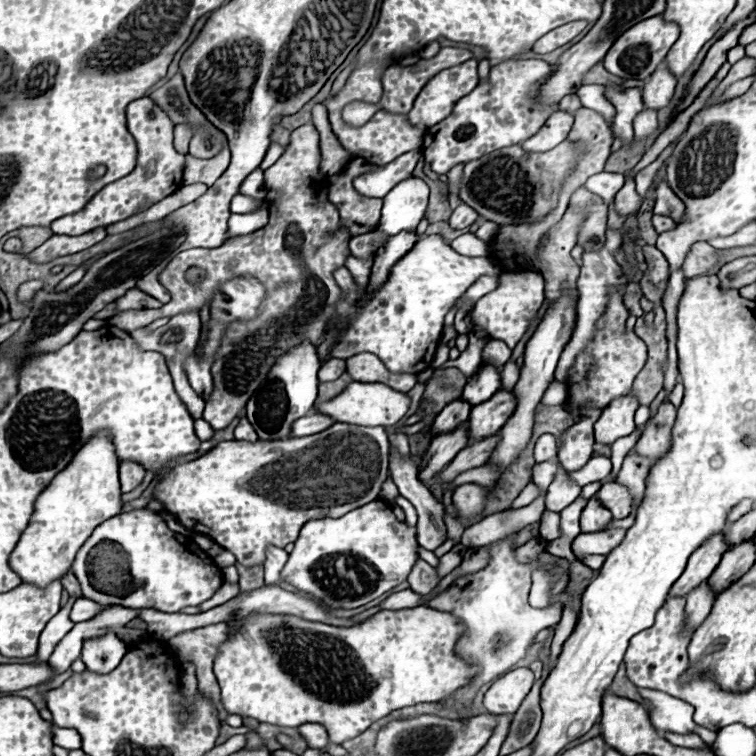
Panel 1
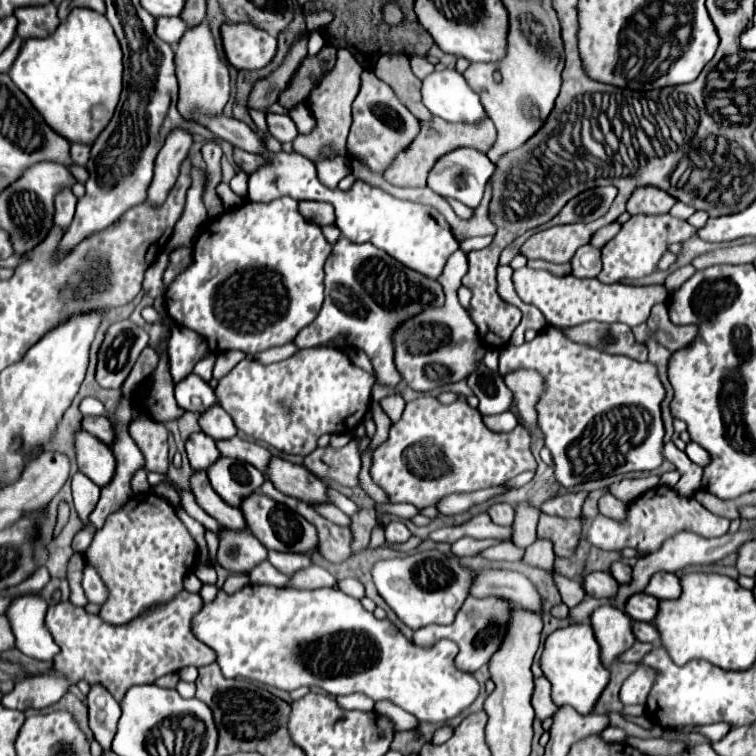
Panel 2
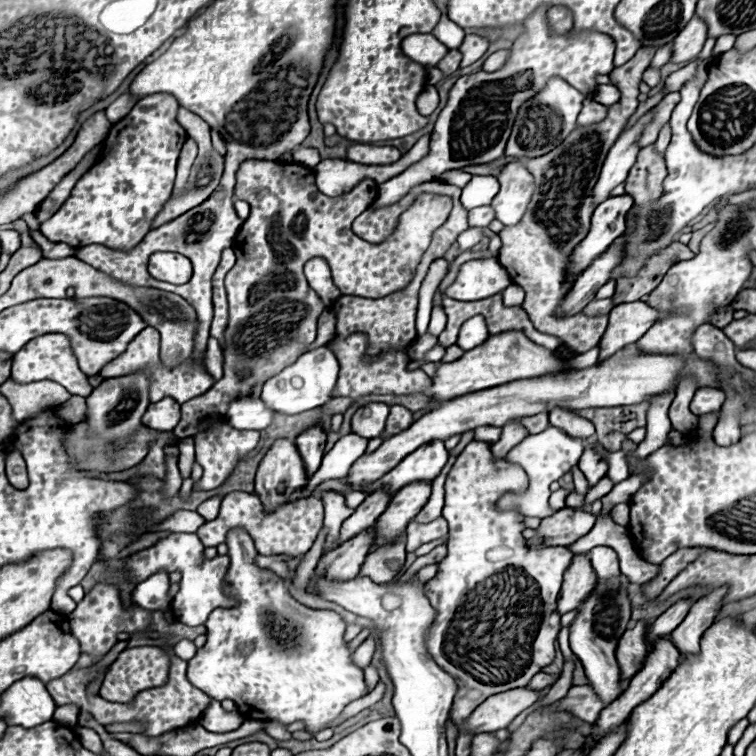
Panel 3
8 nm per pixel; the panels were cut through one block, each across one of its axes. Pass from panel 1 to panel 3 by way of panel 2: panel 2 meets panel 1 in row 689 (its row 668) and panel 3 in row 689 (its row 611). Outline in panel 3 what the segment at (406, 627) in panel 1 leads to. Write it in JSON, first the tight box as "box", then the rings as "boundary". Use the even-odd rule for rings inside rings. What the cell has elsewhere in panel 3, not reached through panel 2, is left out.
{"box":[188,528,368,730],"boundary":[[[232,528],[226,536],[232,560],[226,574],[226,592],[238,598],[234,610],[214,610],[206,620],[208,642],[188,662],[188,680],[214,700],[234,700],[246,720],[276,720],[292,724],[302,720],[306,730],[320,730],[340,716],[346,704],[368,694],[364,672],[352,662],[348,642],[344,642],[344,620],[332,610],[312,610],[298,604],[280,578],[270,570],[254,566],[254,540],[244,528]]]}

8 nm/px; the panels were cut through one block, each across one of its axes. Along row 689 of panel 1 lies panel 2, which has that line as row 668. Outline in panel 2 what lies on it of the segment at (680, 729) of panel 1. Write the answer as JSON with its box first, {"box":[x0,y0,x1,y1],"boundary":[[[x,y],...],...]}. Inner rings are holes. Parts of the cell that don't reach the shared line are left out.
{"box":[620,668,654,706],"boundary":[[[638,668],[622,686],[620,690],[620,702],[624,706],[632,706],[632,704],[646,704],[646,696],[650,692],[650,676],[654,676],[654,672],[646,672],[646,668]]]}

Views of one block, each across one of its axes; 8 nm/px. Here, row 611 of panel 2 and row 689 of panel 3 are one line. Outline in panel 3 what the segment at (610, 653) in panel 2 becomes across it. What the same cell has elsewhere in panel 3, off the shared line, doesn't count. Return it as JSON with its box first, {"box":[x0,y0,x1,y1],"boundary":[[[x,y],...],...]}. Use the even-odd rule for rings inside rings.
{"box":[570,576,630,704],"boundary":[[[612,576],[608,580],[598,578],[594,590],[586,598],[586,602],[582,602],[582,606],[578,608],[576,618],[570,626],[572,652],[584,664],[586,676],[590,678],[590,684],[594,686],[594,690],[598,692],[598,696],[606,704],[614,702],[622,694],[622,688],[620,688],[620,682],[618,682],[620,668],[618,668],[618,662],[616,662],[616,646],[618,646],[618,640],[622,638],[622,634],[626,632],[628,622],[630,622],[630,594],[628,594],[628,588],[622,590],[620,578]]]}

